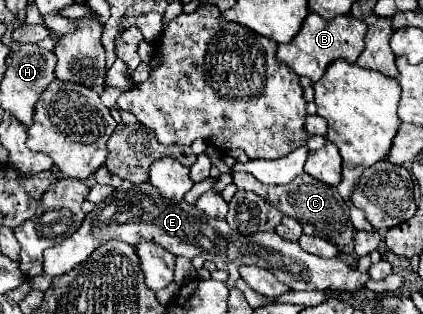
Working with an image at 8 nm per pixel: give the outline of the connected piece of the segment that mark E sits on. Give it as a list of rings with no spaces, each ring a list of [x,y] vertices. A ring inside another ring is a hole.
[[[123,181],[123,189],[117,189],[119,197],[111,199],[111,203],[97,205],[91,213],[87,213],[83,225],[61,245],[49,247],[45,251],[43,269],[47,275],[57,277],[71,271],[75,265],[85,261],[101,243],[119,239],[131,245],[141,243],[141,239],[153,239],[173,255],[181,255],[187,259],[203,257],[213,261],[217,269],[225,269],[229,273],[229,281],[237,281],[237,269],[241,265],[257,265],[273,271],[281,283],[285,283],[293,291],[307,289],[331,289],[331,291],[361,291],[369,279],[369,273],[357,275],[357,269],[347,267],[339,259],[321,259],[317,255],[305,253],[299,243],[289,243],[281,239],[275,231],[261,231],[253,235],[241,235],[233,231],[225,219],[209,217],[199,211],[195,205],[187,201],[165,201],[165,197],[153,187],[149,181],[133,185],[131,181]]]

